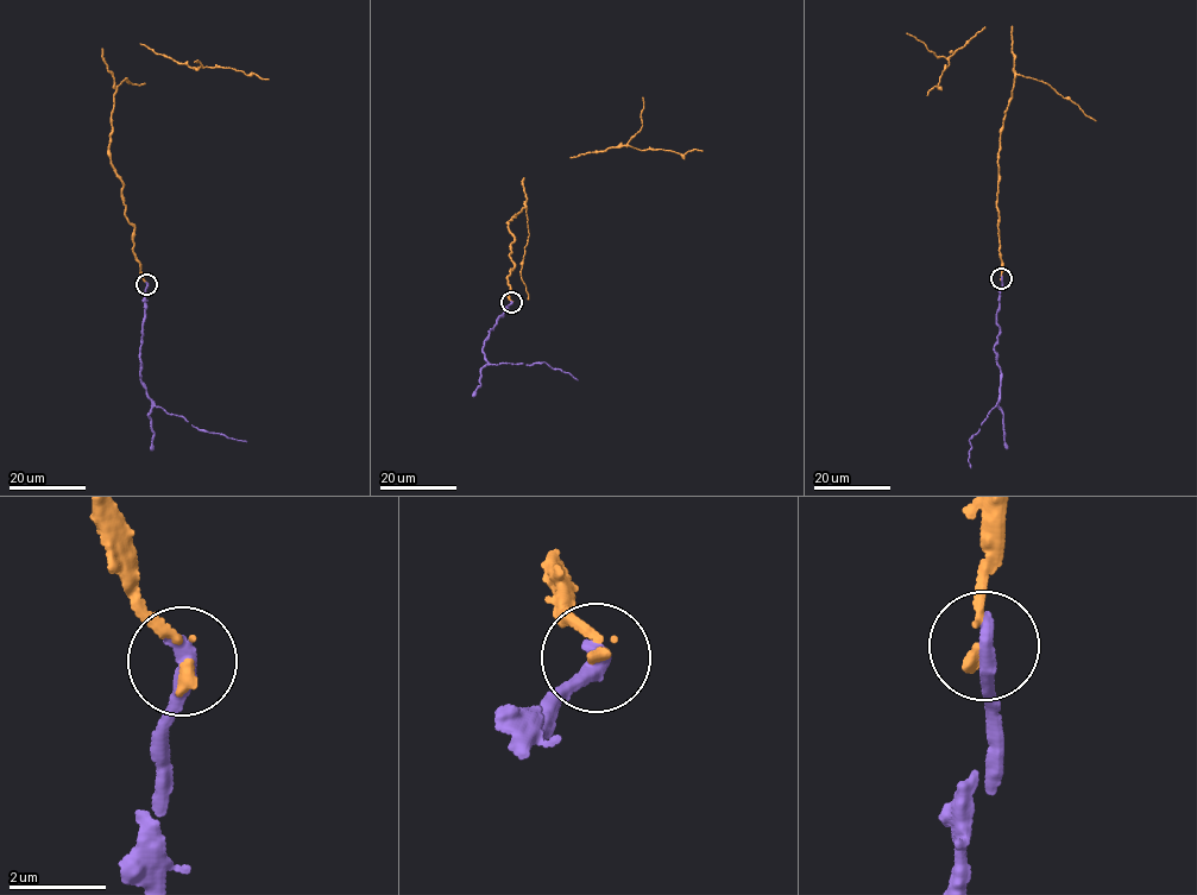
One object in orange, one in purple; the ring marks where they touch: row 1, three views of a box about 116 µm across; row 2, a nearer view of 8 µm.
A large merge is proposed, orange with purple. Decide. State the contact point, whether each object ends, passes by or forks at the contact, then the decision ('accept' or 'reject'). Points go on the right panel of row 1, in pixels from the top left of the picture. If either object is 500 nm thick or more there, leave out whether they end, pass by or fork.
(1001, 278) | orange ends | purple ends | accept

